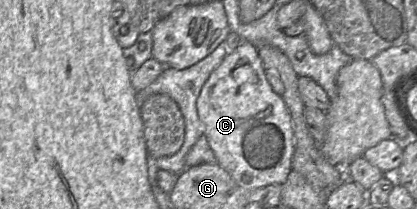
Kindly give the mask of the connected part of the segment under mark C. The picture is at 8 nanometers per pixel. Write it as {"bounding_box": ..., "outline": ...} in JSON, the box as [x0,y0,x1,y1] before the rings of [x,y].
{"bounding_box":[197,40,294,190],"outline":[[[245,40],[216,67],[204,83],[197,98],[198,117],[204,124],[204,135],[214,152],[216,162],[242,188],[252,190],[283,184],[292,170],[294,135],[291,116],[282,96],[276,94],[266,79],[258,49]]]}

